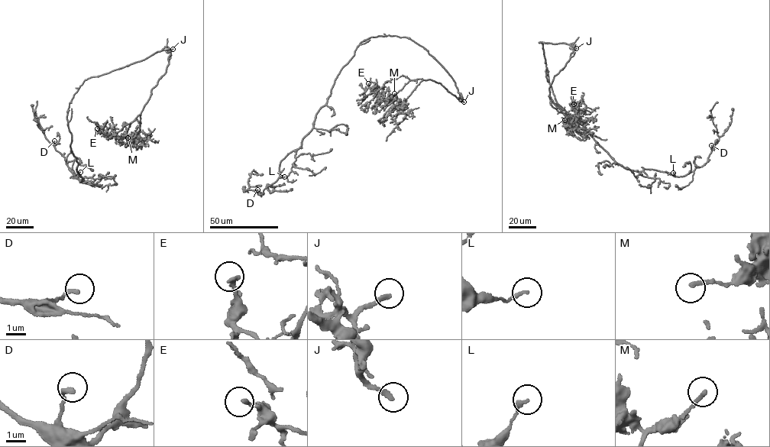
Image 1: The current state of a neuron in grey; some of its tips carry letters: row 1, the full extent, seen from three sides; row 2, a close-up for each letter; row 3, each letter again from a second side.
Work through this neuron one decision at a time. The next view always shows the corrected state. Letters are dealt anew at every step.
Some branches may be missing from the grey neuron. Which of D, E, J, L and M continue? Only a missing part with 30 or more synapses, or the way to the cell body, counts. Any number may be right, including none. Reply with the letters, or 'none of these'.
J

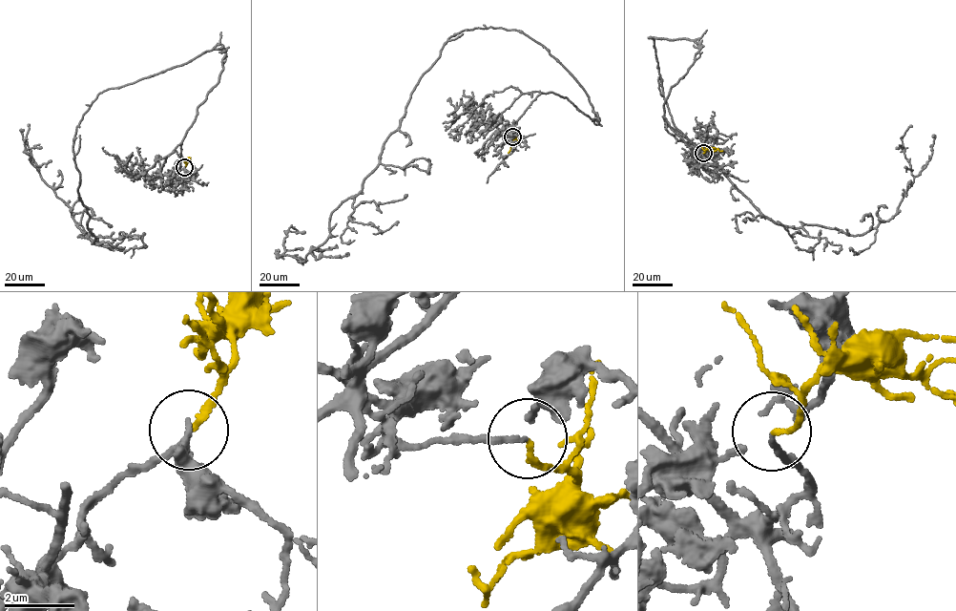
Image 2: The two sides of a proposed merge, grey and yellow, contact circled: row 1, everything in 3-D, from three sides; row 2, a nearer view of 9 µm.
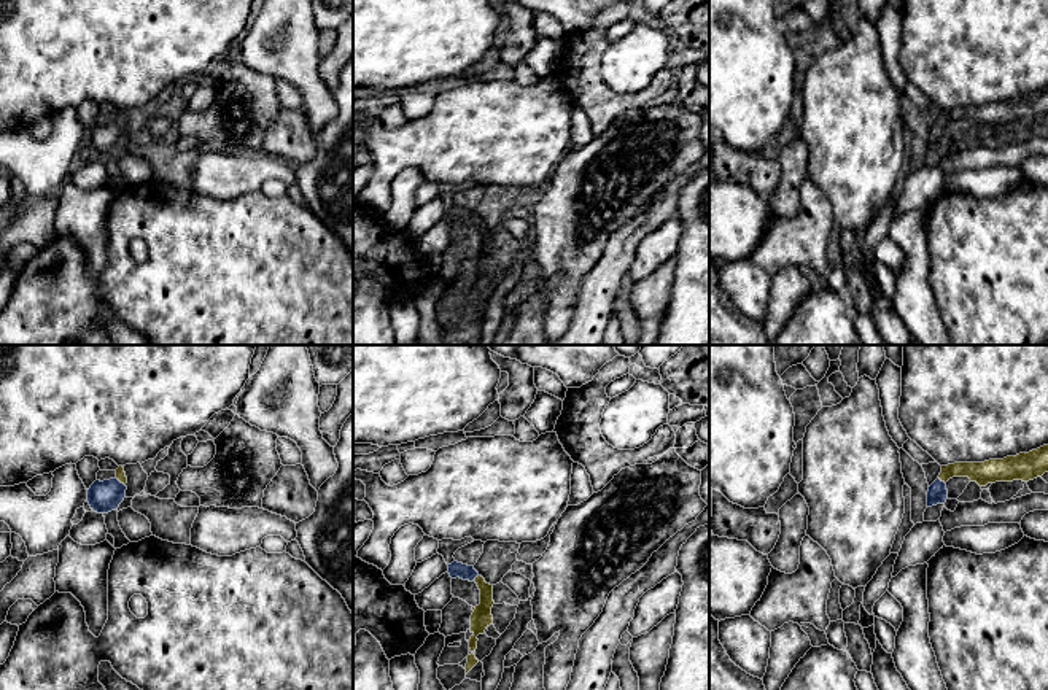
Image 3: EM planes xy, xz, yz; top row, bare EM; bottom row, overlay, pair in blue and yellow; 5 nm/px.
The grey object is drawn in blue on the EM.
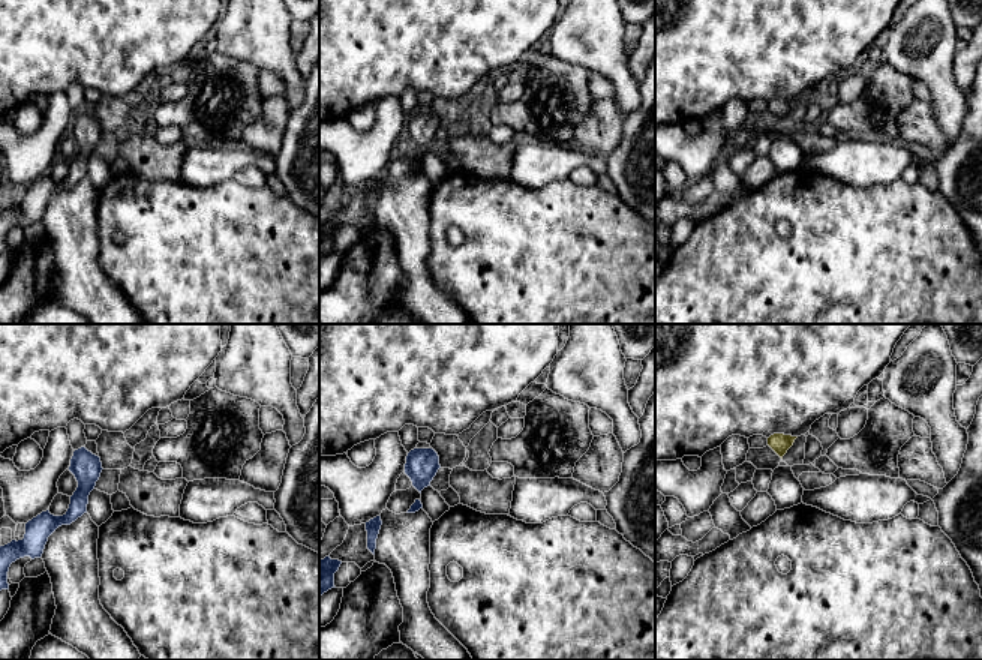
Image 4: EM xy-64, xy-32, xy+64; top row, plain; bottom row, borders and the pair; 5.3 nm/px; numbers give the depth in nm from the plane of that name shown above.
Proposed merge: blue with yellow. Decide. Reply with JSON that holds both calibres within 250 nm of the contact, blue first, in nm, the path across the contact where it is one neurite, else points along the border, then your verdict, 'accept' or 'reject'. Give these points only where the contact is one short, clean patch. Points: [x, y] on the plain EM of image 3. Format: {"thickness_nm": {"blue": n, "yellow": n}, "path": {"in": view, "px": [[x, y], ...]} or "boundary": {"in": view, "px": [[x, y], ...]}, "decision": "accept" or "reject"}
{"thickness_nm": {"blue": 100, "yellow": 110}, "path": {"in": "yz", "px": [[937, 137], [940, 124], [950, 115], [985, 116]]}, "decision": "accept"}

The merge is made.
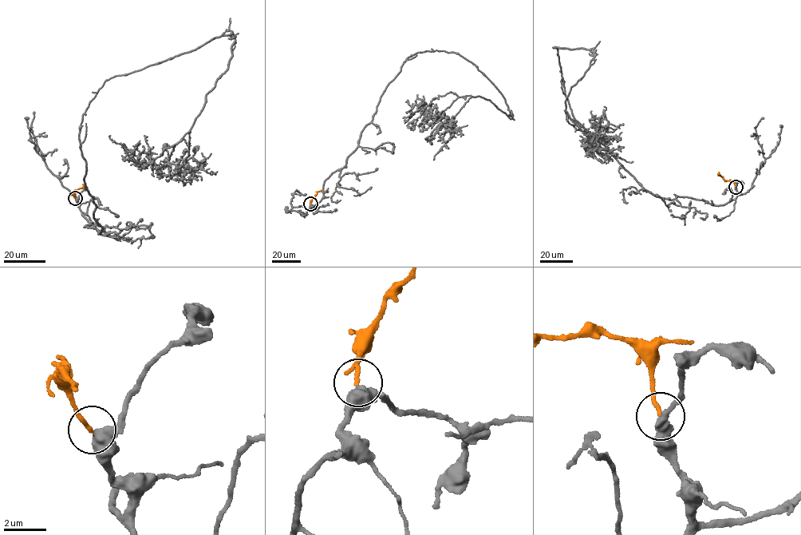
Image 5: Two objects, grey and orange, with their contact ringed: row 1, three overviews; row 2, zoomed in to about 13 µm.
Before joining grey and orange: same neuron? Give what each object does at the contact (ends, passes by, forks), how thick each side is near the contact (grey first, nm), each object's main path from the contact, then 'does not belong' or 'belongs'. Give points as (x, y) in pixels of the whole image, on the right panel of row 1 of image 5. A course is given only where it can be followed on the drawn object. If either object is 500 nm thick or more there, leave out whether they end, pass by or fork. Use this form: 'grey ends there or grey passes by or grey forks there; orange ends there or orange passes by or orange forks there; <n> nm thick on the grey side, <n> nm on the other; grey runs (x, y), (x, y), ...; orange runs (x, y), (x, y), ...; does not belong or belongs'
grey passes by; orange ends there; 440 nm thick on the grey side, 180 nm on the other; grey runs (735, 187), (716, 205), (644, 188), (575, 119), (553, 47), (594, 56), (568, 123), (601, 135), (604, 106); orange runs (735, 187), (732, 181), (724, 180), (719, 172); belongs

